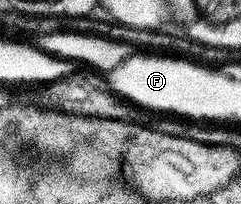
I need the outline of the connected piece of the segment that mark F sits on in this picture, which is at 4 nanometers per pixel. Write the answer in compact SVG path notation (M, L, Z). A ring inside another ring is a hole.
M147 55L144 58L128 58L120 67L109 70L108 85L111 90L122 89L130 97L148 105L164 109L177 109L185 114L206 115L208 109L193 101L193 97L209 94L212 89L223 88L223 77L217 75L217 68L195 63L190 59L179 59L174 55Z

